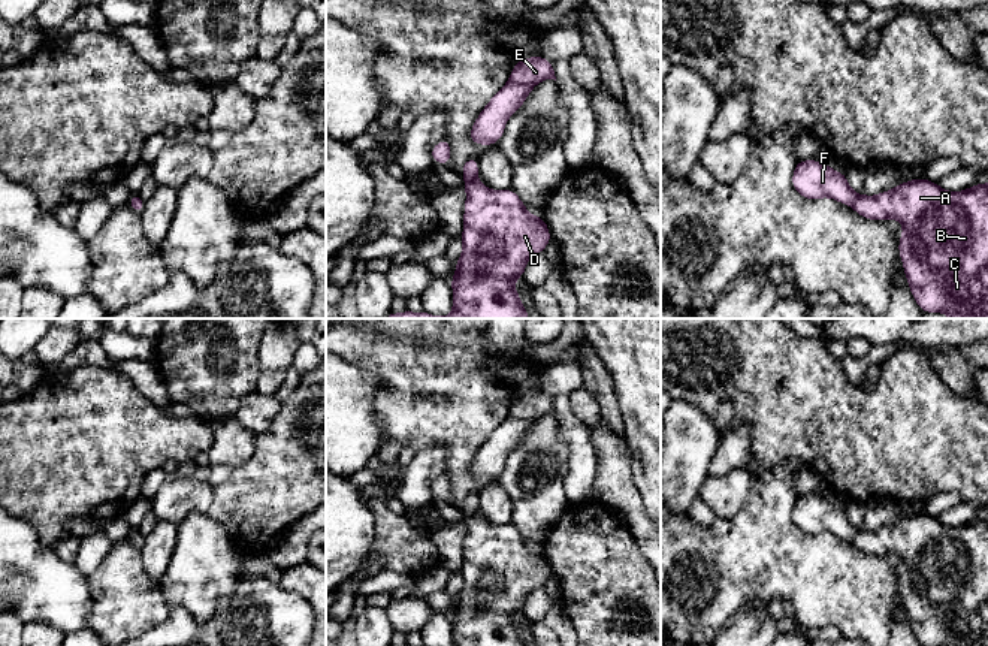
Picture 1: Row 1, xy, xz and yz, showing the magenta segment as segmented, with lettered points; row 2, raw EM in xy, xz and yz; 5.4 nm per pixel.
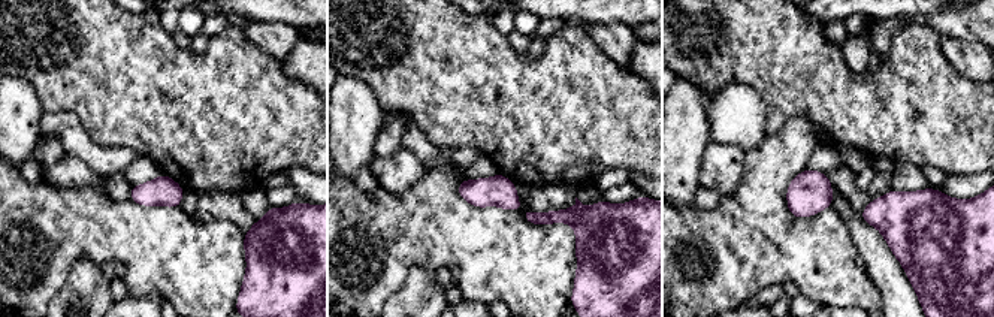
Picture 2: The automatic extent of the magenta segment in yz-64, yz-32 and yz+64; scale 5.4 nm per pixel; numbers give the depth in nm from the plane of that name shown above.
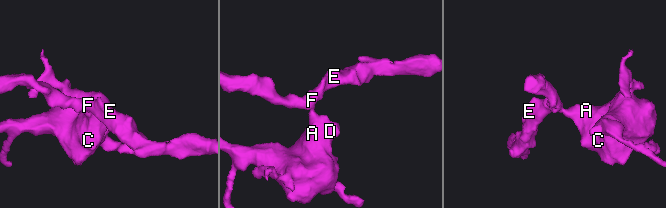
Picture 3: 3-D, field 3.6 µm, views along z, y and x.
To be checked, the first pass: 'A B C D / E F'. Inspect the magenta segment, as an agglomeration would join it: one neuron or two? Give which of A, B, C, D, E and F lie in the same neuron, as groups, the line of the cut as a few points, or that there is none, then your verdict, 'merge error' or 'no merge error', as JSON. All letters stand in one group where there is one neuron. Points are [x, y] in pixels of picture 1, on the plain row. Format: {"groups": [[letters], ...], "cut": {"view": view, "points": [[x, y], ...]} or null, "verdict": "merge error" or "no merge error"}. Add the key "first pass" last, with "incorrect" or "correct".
{"groups": [["A", "B", "C", "D"], ["E", "F"]], "cut": {"view": "xz", "points": [[476, 510], [465, 513]]}, "verdict": "merge error", "first pass": "correct"}

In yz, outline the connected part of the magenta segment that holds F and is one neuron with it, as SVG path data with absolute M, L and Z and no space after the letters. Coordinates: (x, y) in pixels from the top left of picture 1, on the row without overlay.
M800 495L792 507L794 525L809 534L831 532L843 540L850 540L856 528L849 522L846 508L837 507L827 498Z

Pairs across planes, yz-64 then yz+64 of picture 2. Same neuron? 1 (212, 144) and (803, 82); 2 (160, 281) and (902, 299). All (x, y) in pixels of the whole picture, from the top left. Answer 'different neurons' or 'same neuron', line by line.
1: same neuron
2: different neurons

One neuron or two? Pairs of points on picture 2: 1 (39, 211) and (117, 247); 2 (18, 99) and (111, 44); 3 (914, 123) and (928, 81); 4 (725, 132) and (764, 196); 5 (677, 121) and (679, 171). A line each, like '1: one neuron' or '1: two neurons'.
1: one neuron
2: two neurons
3: one neuron
4: two neurons
5: one neuron

